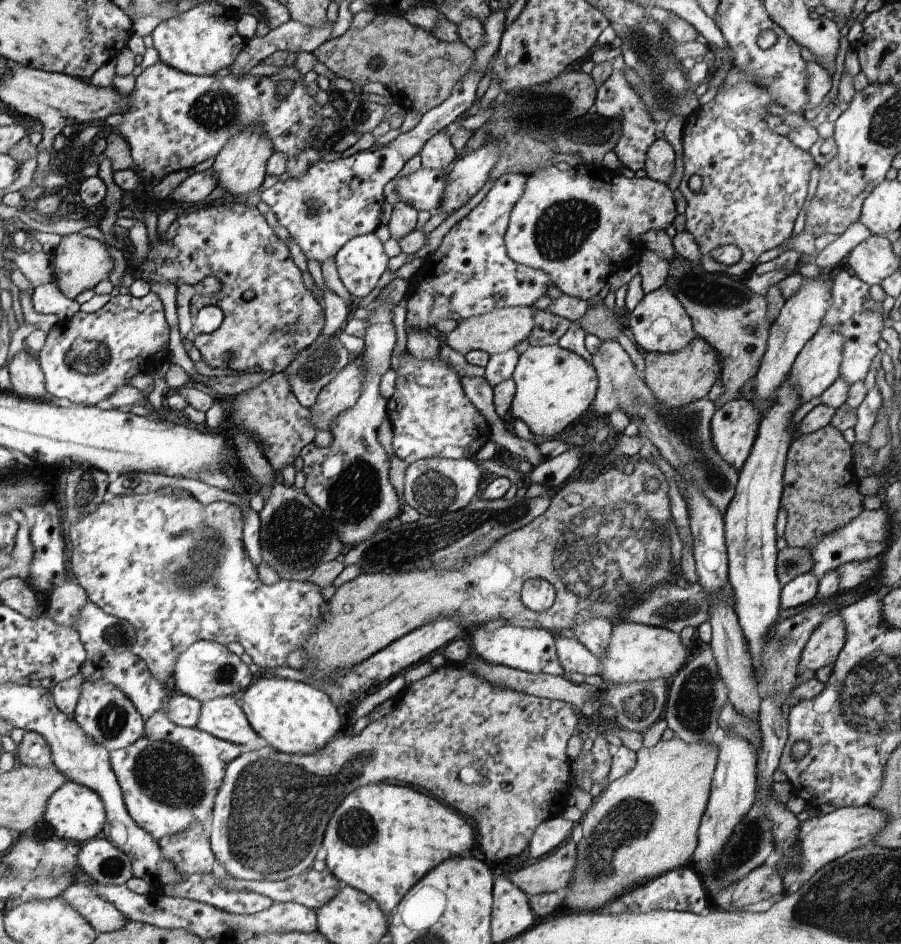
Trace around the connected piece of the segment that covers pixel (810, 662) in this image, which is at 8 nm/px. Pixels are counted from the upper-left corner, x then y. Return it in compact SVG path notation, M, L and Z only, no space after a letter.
M835 611L812 632L800 657L799 670L816 671L834 664L846 640L842 616Z

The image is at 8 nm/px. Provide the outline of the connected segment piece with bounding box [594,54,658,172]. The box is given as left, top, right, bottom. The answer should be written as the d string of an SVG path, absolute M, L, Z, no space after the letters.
M619 54L613 60L613 70L610 78L598 88L598 98L595 100L594 108L598 114L616 118L622 124L622 138L616 144L614 152L620 160L621 167L630 168L636 172L640 168L645 168L648 148L655 142L658 125L651 116L640 98L639 93L630 87L628 80L624 77L625 62L623 56Z

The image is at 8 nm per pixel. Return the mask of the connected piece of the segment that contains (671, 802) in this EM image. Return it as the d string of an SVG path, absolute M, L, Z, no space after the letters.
M674 736L668 741L660 739L652 747L643 746L637 752L634 770L618 780L609 782L580 820L583 836L577 843L579 856L576 874L572 880L572 888L566 890L566 904L570 908L584 906L592 910L594 906L594 910L600 910L614 898L622 896L643 882L688 865L692 852L698 850L698 826L702 826L703 815L706 814L707 804L710 802L711 784L714 782L719 756L720 744L714 740L688 744L687 741Z

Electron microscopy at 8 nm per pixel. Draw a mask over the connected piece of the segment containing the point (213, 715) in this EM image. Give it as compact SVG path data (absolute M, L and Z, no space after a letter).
M233 695L203 702L195 727L216 738L252 749L259 736L251 727L239 698Z

